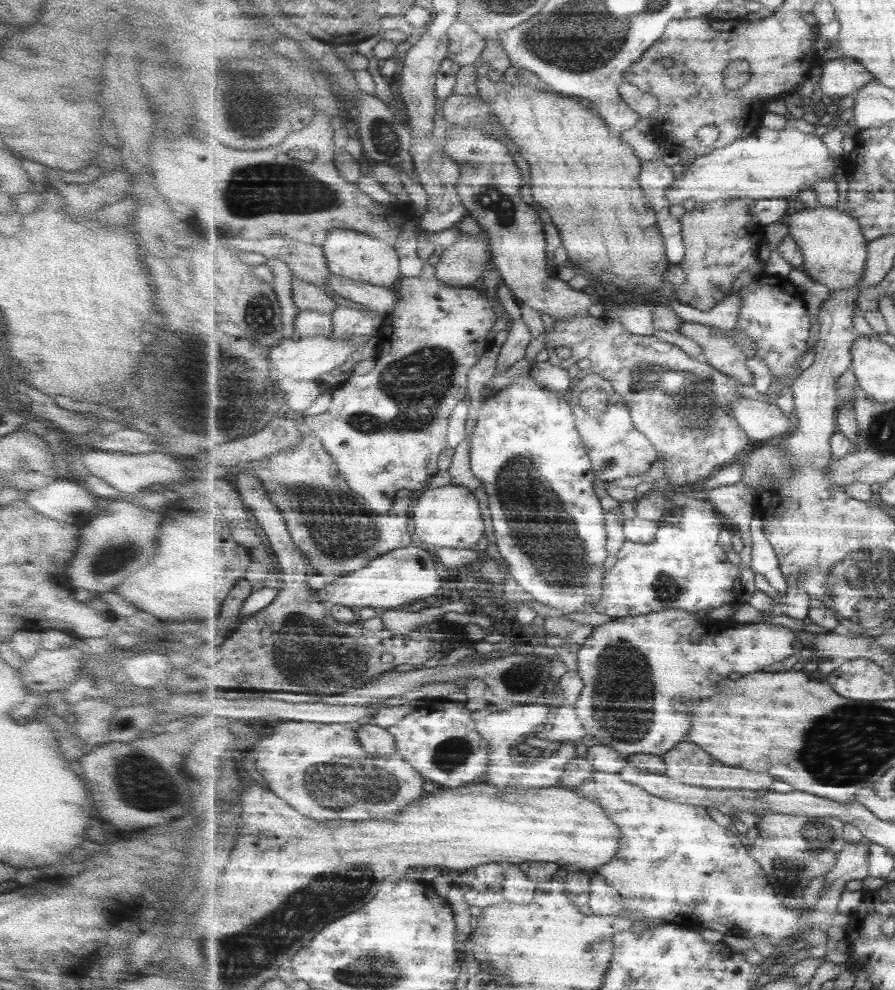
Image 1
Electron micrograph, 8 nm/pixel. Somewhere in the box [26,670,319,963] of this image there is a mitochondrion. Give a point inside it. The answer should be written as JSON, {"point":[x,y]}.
{"point":[140,787]}

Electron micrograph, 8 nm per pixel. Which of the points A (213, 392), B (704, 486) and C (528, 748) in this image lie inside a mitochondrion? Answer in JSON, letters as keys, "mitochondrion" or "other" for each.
{"A":"mitochondrion","B":"other","C":"mitochondrion"}

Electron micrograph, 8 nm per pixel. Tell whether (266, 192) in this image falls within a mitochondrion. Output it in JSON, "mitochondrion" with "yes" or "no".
{"mitochondrion":"yes"}

